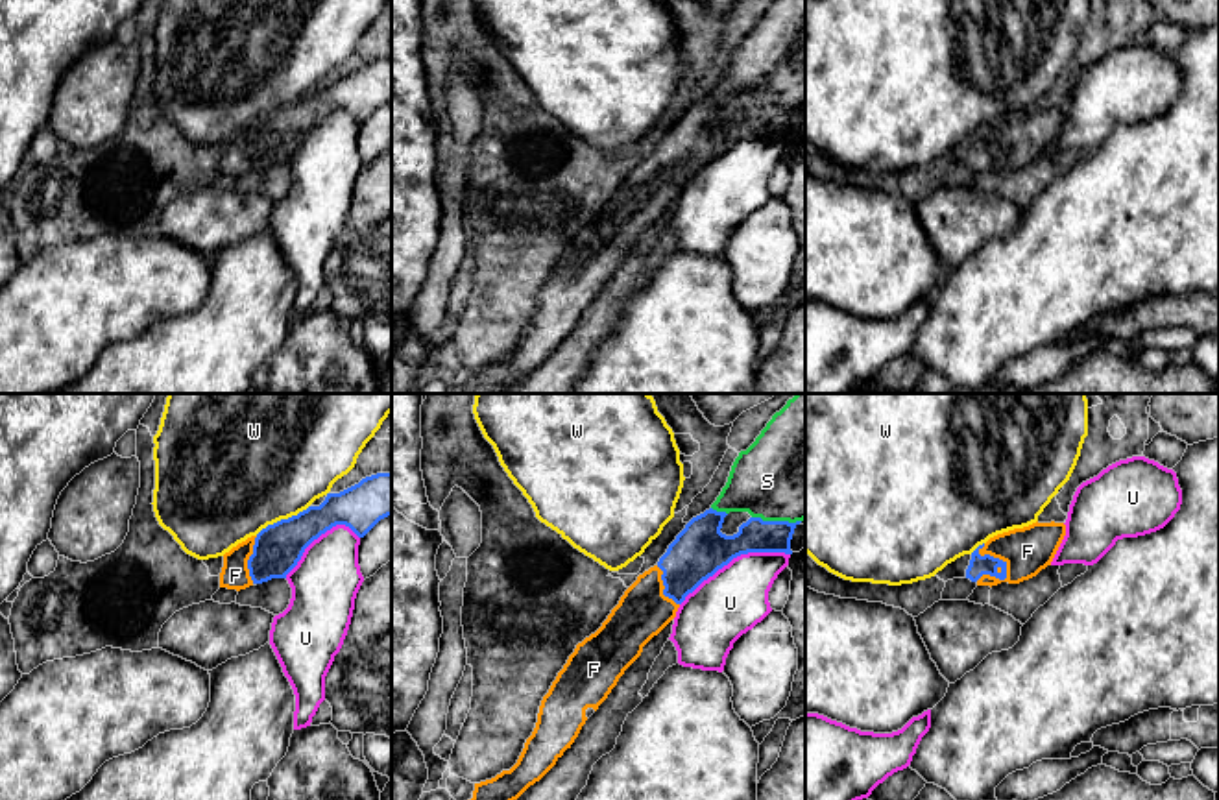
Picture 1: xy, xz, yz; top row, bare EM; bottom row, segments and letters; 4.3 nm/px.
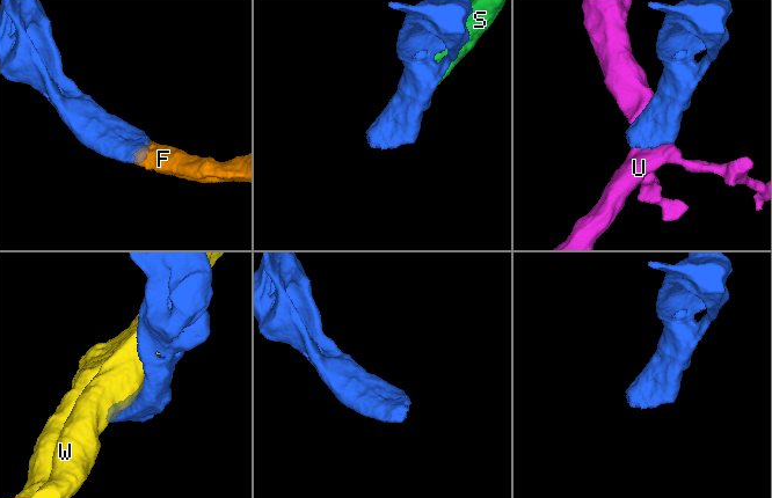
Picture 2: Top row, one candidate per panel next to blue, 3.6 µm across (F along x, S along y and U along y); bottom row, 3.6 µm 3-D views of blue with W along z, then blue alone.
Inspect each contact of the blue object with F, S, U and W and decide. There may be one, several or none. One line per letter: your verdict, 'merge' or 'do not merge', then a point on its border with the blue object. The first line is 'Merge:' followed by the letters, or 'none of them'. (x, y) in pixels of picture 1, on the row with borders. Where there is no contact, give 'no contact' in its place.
Merge: F
F: merge; contact yz (996, 558)
S: do not merge; contact xz (776, 521)
U: do not merge; contact xz (734, 557)
W: do not merge; contact xy (281, 520)

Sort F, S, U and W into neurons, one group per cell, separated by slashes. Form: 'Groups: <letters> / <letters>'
Groups: F / S / U / W

